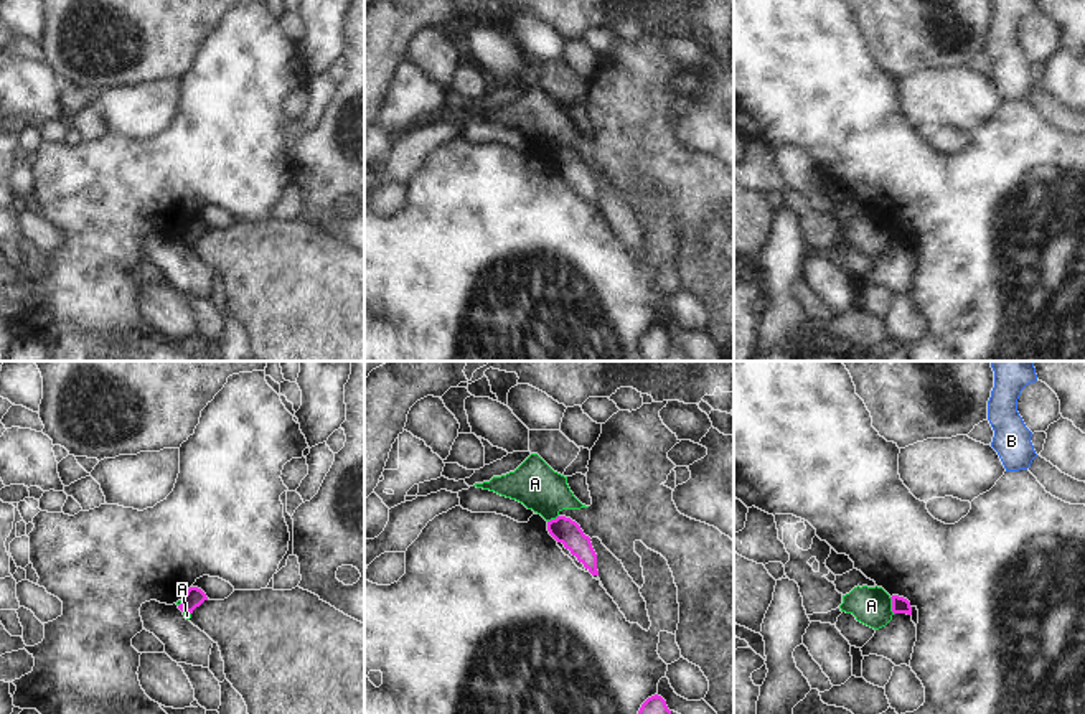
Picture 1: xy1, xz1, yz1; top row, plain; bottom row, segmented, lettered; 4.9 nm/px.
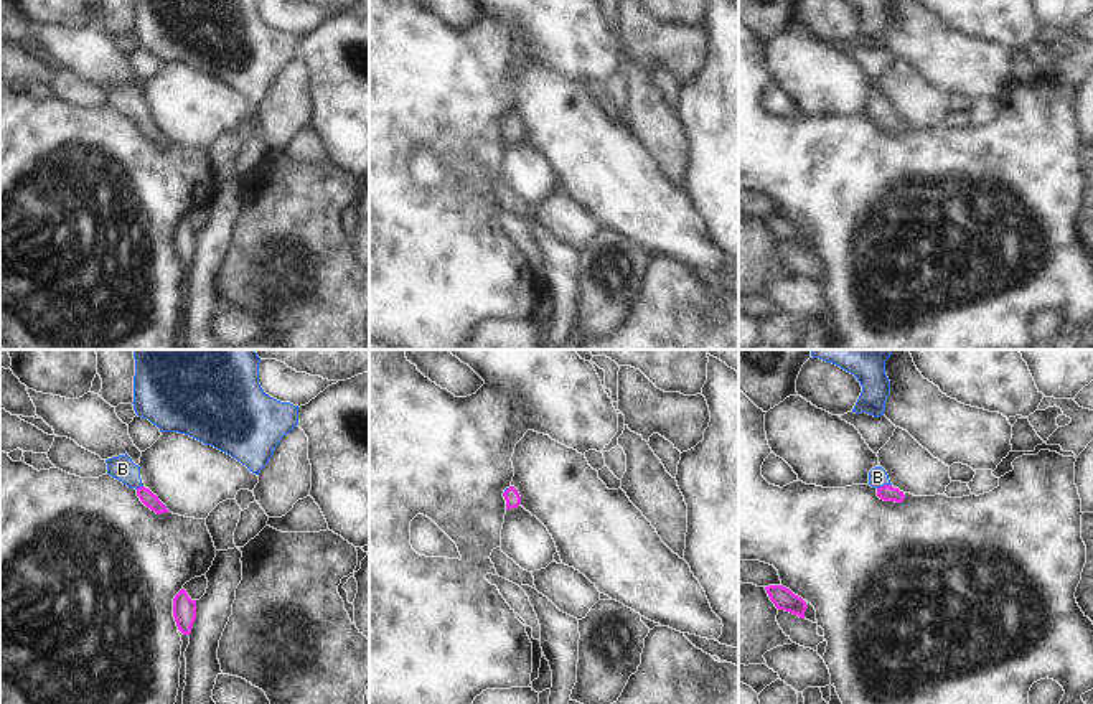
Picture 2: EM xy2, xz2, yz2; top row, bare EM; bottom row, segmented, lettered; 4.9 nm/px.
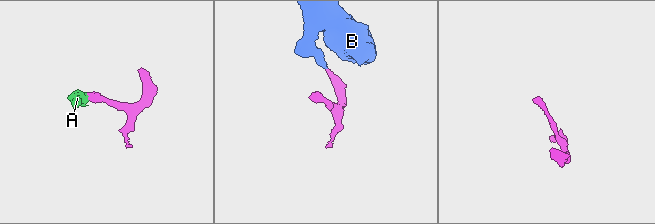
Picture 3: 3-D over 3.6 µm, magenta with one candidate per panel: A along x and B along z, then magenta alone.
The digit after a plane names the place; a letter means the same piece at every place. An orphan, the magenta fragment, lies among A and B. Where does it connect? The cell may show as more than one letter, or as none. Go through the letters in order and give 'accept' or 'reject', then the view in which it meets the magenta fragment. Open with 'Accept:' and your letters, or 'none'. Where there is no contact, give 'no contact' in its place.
Accept: B
A: reject | yz1
B: accept | yz2

